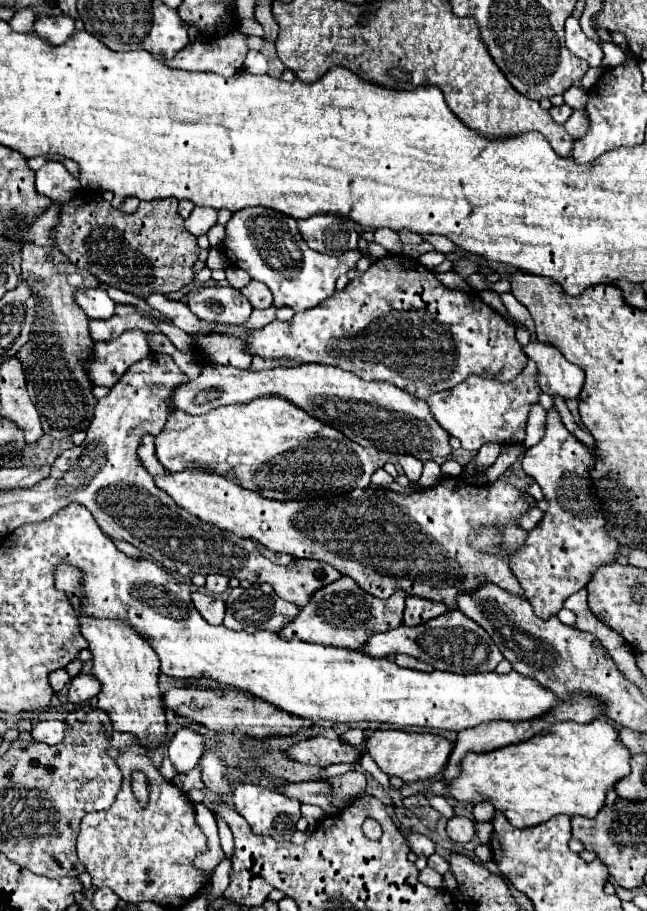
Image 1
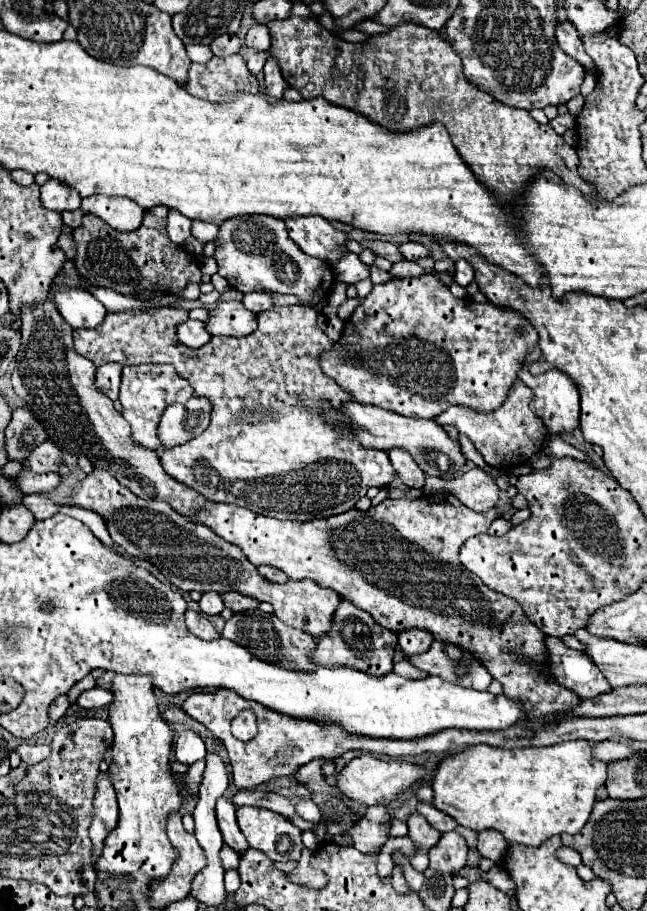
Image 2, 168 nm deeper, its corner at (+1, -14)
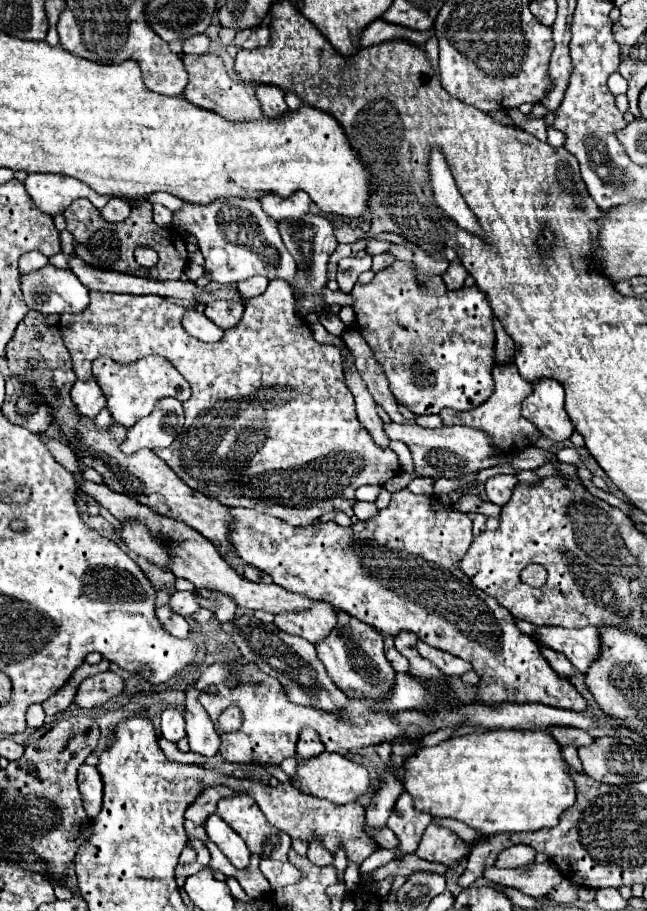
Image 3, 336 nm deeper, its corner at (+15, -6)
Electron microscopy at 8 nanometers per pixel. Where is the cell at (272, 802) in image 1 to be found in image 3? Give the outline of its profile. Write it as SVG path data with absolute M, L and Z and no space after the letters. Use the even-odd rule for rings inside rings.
M232 796L228 800L220 800L216 814L236 830L246 842L248 850L258 854L260 858L272 860L288 860L290 836L278 828L274 828L260 806L248 796Z

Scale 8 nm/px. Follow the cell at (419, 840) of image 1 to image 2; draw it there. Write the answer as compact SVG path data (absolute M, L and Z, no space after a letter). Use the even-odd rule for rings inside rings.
M444 832L440 842L430 850L430 868L440 872L458 872L466 866L468 846L458 832Z

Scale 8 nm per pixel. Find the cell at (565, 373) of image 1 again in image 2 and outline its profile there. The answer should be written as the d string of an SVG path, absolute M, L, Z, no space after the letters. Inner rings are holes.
M537 345L526 357L522 368L518 370L518 378L530 386L534 390L534 400L530 404L532 412L544 420L544 426L548 428L550 434L564 434L564 432L572 432L574 428L578 428L578 422L580 422L580 394L578 394L578 388L576 384L560 370L550 370L546 374L540 374L540 376L532 376L528 372L528 364L538 360L541 356L541 350Z

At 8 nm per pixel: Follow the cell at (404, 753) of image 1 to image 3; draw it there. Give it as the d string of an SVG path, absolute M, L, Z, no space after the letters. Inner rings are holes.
M322 752L316 758L300 762L298 780L292 784L304 794L312 794L316 798L326 798L334 804L348 804L348 802L356 802L358 796L368 792L370 772L364 764L358 764L358 762L338 754L338 752Z

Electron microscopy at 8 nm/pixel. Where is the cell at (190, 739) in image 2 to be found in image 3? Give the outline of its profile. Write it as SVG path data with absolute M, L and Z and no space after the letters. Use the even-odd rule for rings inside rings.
M166 708L162 712L162 736L170 742L180 742L186 738L186 728L184 728L184 716L178 708Z

